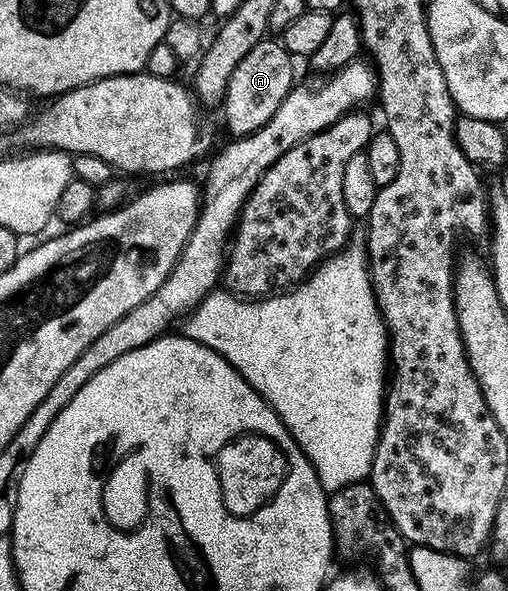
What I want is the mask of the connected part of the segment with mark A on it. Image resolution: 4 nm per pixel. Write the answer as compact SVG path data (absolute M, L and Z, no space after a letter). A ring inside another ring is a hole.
M276 39L259 41L254 47L250 47L250 51L246 51L242 63L238 63L234 75L230 77L222 102L224 121L233 138L249 137L251 133L257 133L263 125L270 123L274 111L282 107L286 95L294 87L292 62L294 57Z

